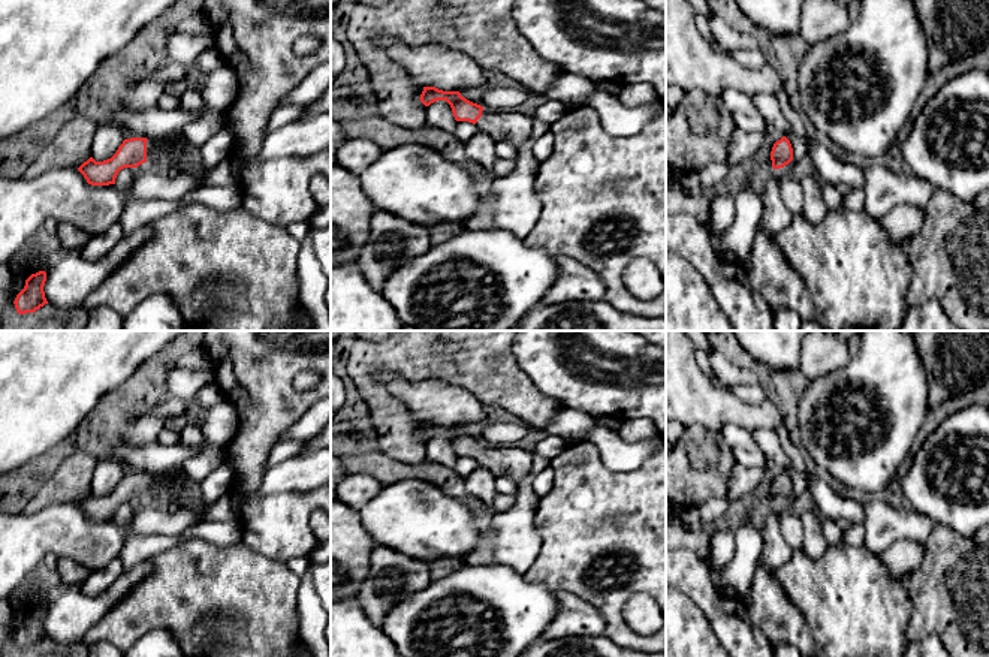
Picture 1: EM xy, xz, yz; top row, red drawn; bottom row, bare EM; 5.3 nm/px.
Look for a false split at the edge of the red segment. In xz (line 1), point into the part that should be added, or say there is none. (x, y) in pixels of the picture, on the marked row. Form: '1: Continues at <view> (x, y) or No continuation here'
1: Continues at xz (513, 127)

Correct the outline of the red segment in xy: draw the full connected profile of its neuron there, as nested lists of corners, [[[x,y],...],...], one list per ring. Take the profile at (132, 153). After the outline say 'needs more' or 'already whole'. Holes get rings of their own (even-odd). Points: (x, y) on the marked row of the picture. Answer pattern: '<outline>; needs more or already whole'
[[[130,138],[123,141],[111,159],[96,162],[90,157],[78,168],[78,171],[91,186],[109,186],[115,184],[115,178],[121,169],[138,168],[159,151],[160,147],[153,139]]]; needs more

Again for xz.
[[[423,87],[420,102],[425,106],[437,100],[446,100],[456,121],[468,121],[477,129],[486,130],[495,141],[509,142],[515,147],[525,144],[533,133],[533,118],[521,112],[495,112],[461,96],[459,91],[443,91],[435,87]]]; needs more

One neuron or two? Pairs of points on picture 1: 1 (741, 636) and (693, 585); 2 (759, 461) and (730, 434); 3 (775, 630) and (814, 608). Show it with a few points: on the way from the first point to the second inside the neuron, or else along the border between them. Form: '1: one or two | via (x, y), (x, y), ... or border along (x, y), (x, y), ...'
1: one | via (730, 624), (705, 597)
2: one | via (751, 454), (738, 440)
3: two | border along (781, 587), (802, 615), (816, 641)

